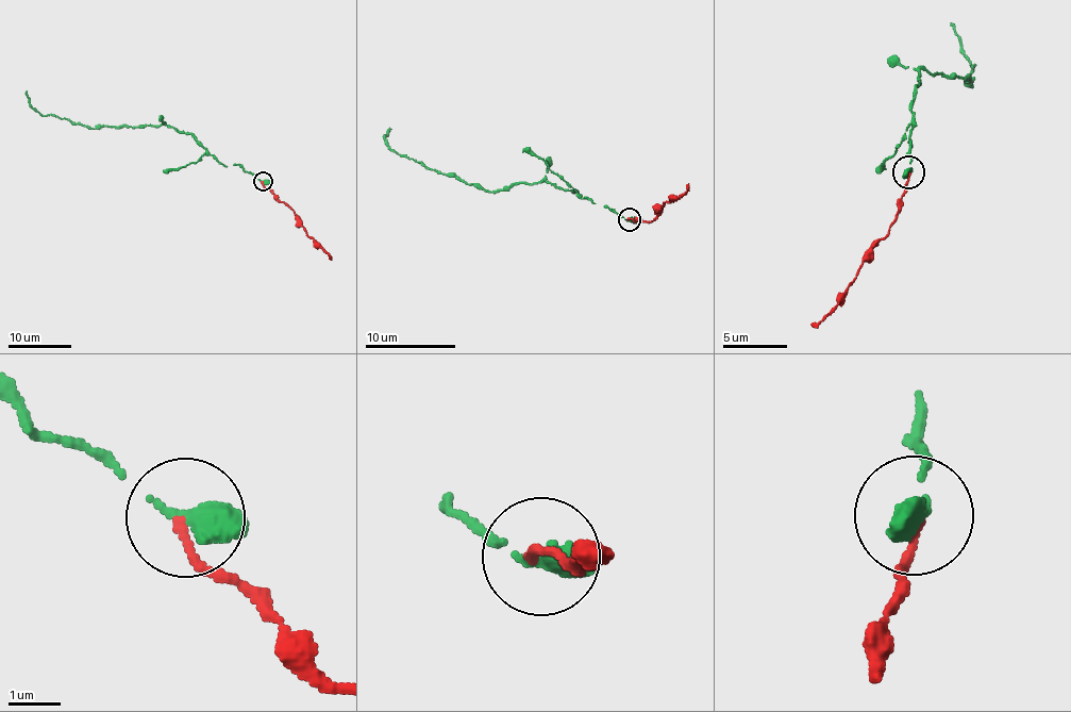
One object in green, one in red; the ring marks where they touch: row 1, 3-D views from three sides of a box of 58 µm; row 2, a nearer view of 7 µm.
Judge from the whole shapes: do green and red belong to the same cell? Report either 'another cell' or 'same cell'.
same cell

